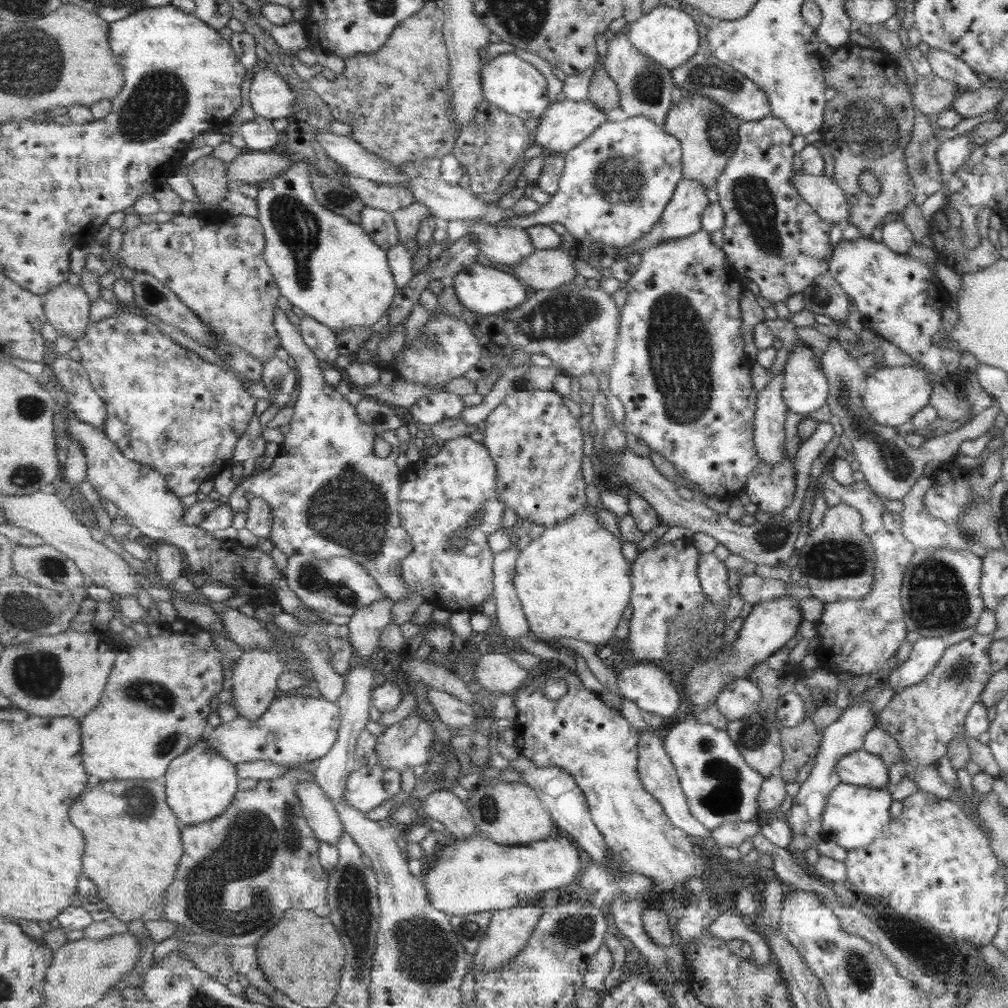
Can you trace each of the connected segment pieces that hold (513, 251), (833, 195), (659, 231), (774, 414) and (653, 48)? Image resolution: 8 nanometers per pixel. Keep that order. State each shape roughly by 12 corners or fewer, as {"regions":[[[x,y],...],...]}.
{"regions":[[[477,222],[467,236],[497,264],[519,266],[537,250],[528,230]],[[794,174],[792,184],[821,220],[845,225],[845,193],[824,175]],[[681,180],[660,222],[630,245],[639,254],[700,231],[709,204],[697,180]],[[782,373],[757,396],[753,431],[761,460],[779,463],[787,408]],[[659,6],[630,25],[629,39],[673,70],[699,48],[697,20]]]}

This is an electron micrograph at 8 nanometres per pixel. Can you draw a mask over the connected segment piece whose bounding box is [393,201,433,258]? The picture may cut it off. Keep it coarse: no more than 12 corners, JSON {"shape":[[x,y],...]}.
{"shape":[[421,202],[393,213],[400,243],[415,258],[421,222],[433,212]]}

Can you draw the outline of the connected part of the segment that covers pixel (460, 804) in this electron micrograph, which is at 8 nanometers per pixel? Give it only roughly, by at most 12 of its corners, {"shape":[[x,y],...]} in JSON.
{"shape":[[444,789],[417,802],[457,839],[478,830],[468,803]]}

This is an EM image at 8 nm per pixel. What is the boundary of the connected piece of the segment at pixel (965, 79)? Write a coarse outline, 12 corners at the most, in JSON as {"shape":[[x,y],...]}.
{"shape":[[929,47],[931,73],[955,81],[962,92],[982,86],[955,55]]}

